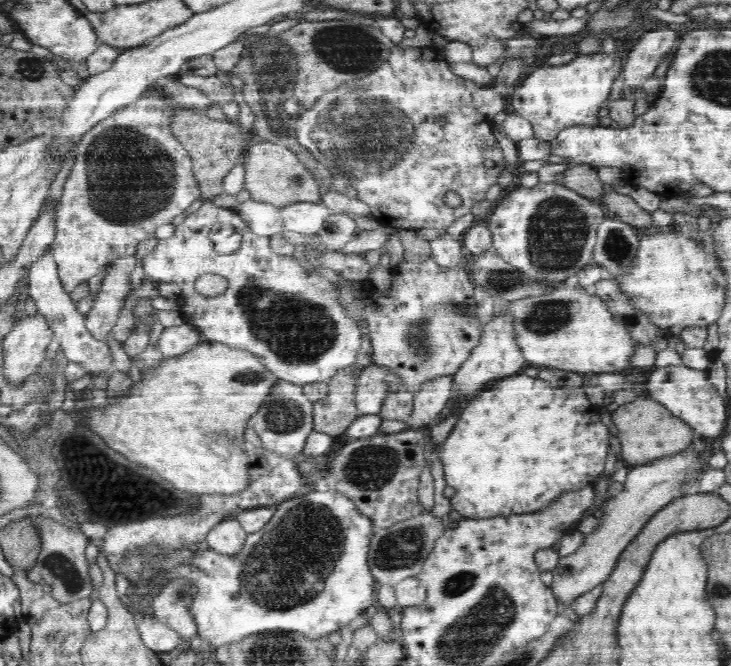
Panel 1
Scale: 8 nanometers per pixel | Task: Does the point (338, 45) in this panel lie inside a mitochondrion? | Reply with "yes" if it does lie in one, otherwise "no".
yes

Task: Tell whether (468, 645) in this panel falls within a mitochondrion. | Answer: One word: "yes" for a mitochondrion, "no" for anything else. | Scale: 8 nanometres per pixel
yes

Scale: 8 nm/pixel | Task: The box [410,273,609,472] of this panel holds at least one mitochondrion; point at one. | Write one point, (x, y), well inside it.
(547, 318)

